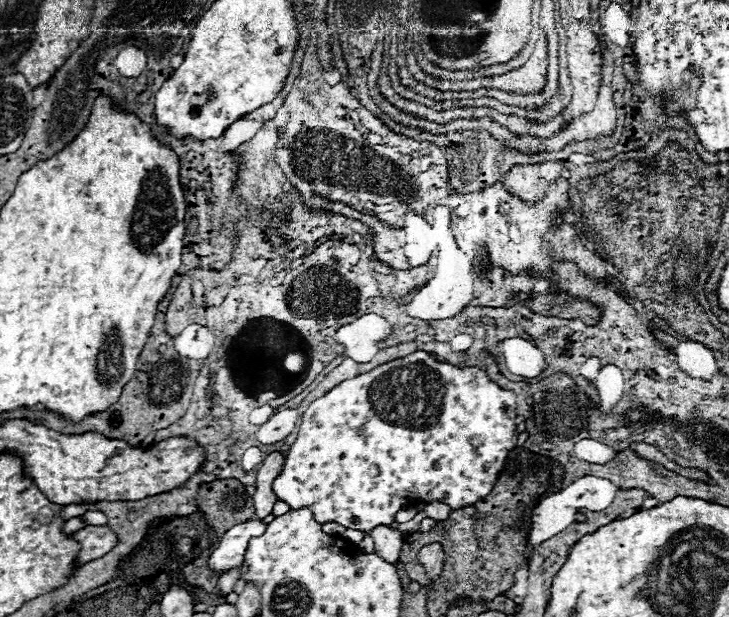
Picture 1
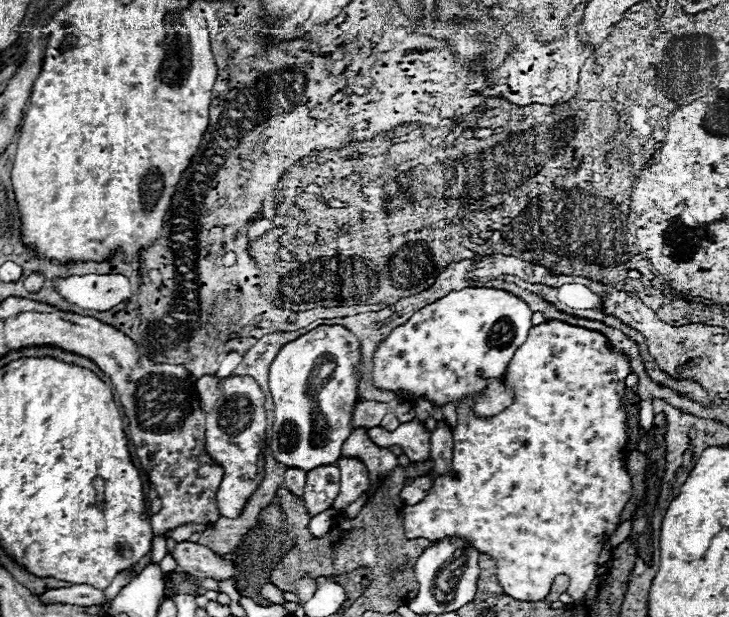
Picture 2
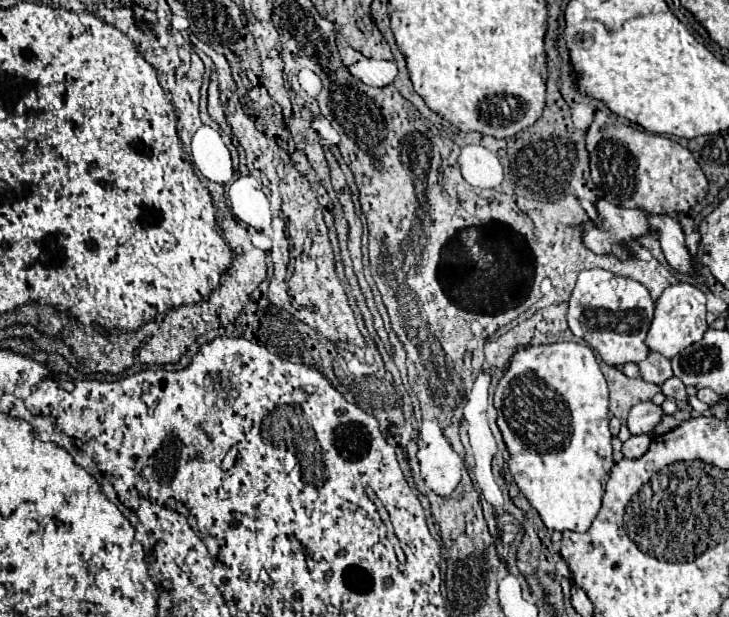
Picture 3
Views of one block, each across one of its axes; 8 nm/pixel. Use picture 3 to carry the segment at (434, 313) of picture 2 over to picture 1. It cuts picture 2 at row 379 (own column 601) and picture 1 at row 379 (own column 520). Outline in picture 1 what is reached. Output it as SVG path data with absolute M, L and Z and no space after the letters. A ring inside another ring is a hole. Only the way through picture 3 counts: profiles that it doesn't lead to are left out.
M416 350L404 358L396 358L386 364L380 364L366 374L344 380L338 386L334 386L330 392L326 392L324 396L314 400L302 416L302 424L298 428L298 438L288 450L282 474L274 480L274 492L278 494L278 500L288 502L290 508L294 508L294 510L304 508L304 506L310 508L316 522L320 522L320 524L338 522L344 528L364 530L364 532L370 532L378 524L390 526L394 522L396 512L402 510L404 506L412 506L414 500L426 502L426 504L432 500L440 500L440 502L448 504L452 510L456 510L458 506L468 506L470 502L478 502L478 498L486 498L486 494L490 494L490 490L494 488L494 482L498 480L498 472L502 470L502 466L506 462L506 456L518 442L516 422L514 422L516 414L512 412L514 408L516 408L516 394L512 390L500 388L482 368L478 368L478 366L460 368L460 366L454 366L448 362L438 362L434 354Z

